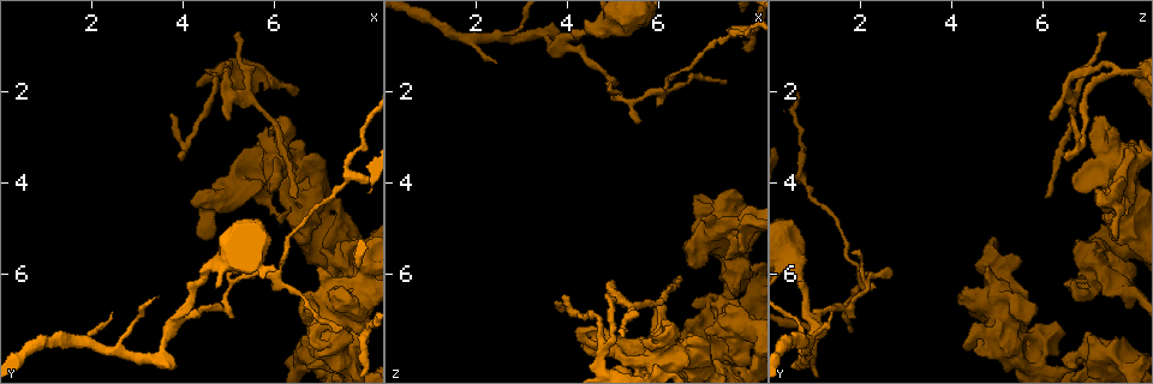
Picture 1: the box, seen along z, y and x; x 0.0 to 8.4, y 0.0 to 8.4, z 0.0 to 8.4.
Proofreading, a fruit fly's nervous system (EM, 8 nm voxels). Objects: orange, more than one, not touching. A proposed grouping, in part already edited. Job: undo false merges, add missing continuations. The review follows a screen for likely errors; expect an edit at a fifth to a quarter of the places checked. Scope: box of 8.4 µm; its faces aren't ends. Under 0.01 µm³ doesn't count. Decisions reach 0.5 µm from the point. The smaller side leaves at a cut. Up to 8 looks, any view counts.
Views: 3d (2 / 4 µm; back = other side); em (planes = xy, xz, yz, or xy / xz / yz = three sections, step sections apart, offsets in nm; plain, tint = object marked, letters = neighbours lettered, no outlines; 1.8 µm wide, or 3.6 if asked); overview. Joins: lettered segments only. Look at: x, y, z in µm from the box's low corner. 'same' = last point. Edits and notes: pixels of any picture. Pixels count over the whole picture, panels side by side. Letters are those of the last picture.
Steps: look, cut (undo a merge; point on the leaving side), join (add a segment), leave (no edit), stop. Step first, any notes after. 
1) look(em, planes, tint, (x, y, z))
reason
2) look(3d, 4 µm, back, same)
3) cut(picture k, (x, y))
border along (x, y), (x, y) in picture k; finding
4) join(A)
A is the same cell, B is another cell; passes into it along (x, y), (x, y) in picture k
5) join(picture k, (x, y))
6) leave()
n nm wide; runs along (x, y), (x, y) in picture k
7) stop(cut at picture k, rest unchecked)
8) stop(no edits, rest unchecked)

look(3d, 2 µm, (5.05, 2.65, 6.15))
free end

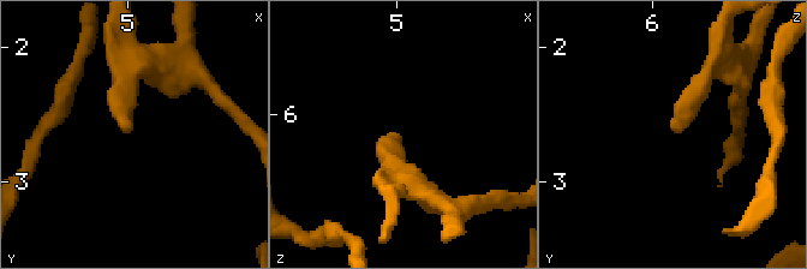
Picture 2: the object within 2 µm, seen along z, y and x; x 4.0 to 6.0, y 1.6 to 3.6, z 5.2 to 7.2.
look(em, yz, step 4, letters, (5.02, 2.62, 6.16))
now the EM

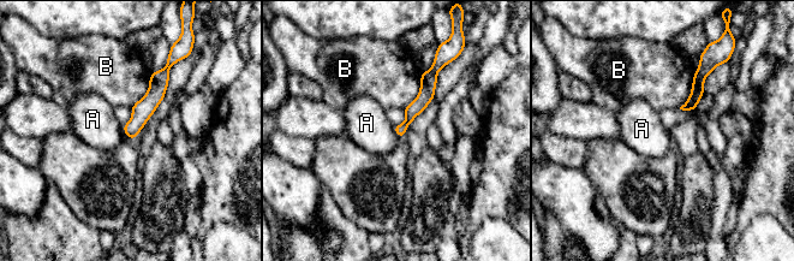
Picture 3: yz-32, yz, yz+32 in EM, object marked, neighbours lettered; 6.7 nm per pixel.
look(em, planes, letters, same)
another direction

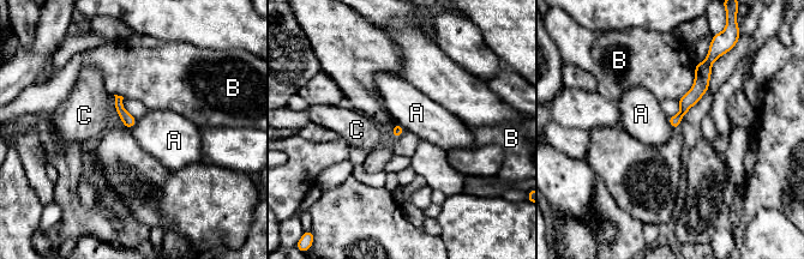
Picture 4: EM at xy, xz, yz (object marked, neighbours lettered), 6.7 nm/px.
cut(picture 4, (725, 41))
A, B and C are other cells; border along (704, 60), (710, 65) in picture 4; two neurons meet here

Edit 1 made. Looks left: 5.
look(3d, 2 µm, (4.50, 4.20, 7.25))
free end

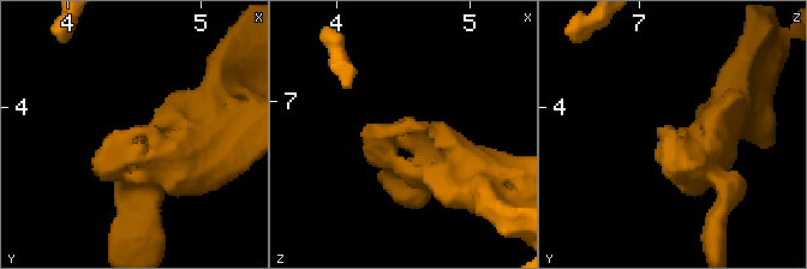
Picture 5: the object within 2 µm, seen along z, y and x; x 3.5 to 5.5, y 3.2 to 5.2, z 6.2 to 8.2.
look(em, planes, letters, (4.44, 4.16, 7.26))

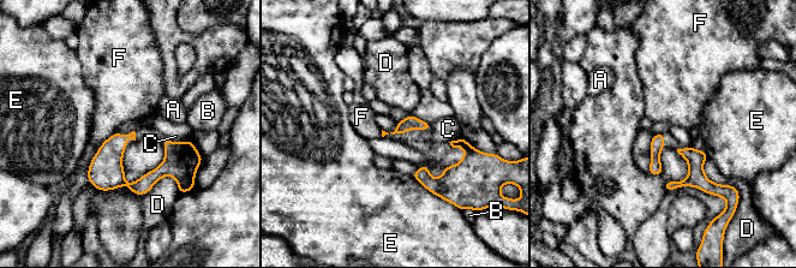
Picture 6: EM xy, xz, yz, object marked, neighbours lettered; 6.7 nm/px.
leave()
A, B, C, D, E and F are other cells; border along (114, 131), (101, 144) in picture 6; no lettered segment goes on from it

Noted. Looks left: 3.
look(3d, 2 µm, (6.10, 3.70, 7.50))
closes a loop

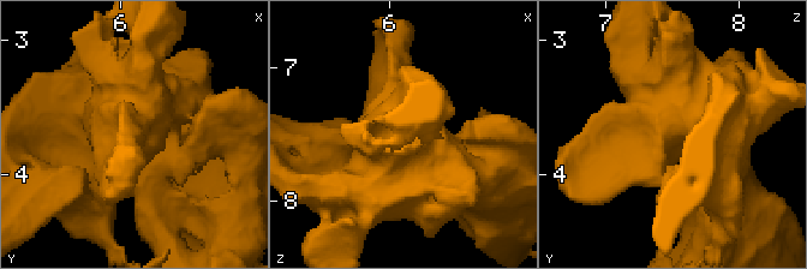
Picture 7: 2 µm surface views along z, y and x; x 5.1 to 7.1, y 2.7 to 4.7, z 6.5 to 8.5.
look(em, xy, step 4, letters, (6.18, 3.72, 7.58))
need the tissue

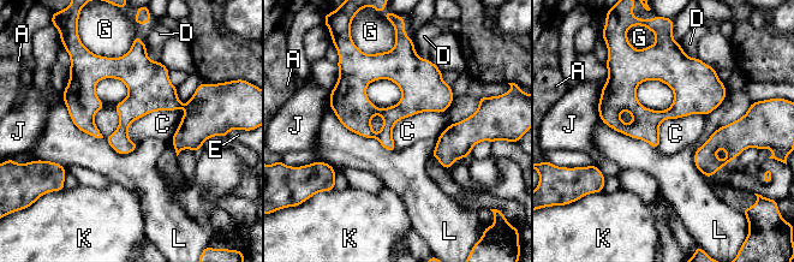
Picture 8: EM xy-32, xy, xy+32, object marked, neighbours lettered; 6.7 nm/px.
leave()
140 nm wide; A, C, D, E, G, J, K and L are other cells; runs along (66, 94), (133, 70), (201, 124) in picture 8; one neuron here

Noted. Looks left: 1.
stop(cut at picture 4, rest unchecked)

